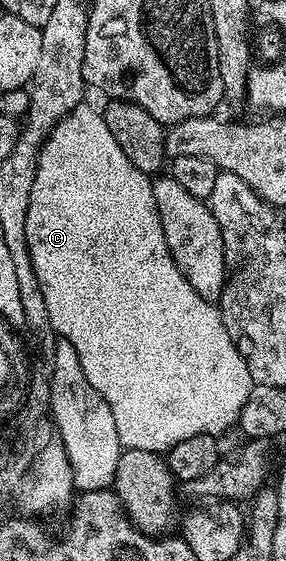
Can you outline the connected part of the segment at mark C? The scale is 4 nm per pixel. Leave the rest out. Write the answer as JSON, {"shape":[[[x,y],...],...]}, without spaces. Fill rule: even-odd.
{"shape":[[[82,102],[65,115],[54,126],[40,149],[36,179],[32,181],[26,214],[26,244],[36,277],[40,281],[40,289],[44,293],[44,305],[48,305],[48,321],[52,321],[54,334],[59,339],[68,340],[72,349],[76,349],[76,357],[80,359],[84,377],[88,377],[88,385],[92,385],[92,389],[96,389],[96,393],[100,393],[100,397],[108,401],[108,409],[112,409],[112,417],[116,421],[116,433],[120,433],[120,441],[125,450],[144,449],[168,453],[173,447],[180,445],[180,441],[188,441],[188,437],[218,437],[221,436],[221,431],[237,424],[240,409],[244,409],[244,401],[248,401],[248,393],[254,388],[254,378],[248,373],[248,365],[244,357],[240,357],[232,337],[228,337],[228,329],[224,329],[221,310],[213,302],[202,299],[200,293],[196,293],[196,289],[192,289],[192,285],[188,285],[188,281],[180,273],[164,237],[151,176],[136,169],[136,165],[132,165],[128,157],[124,157],[124,149],[116,145],[116,137],[112,137],[112,129],[108,129],[102,111],[89,107],[89,102]]]}

